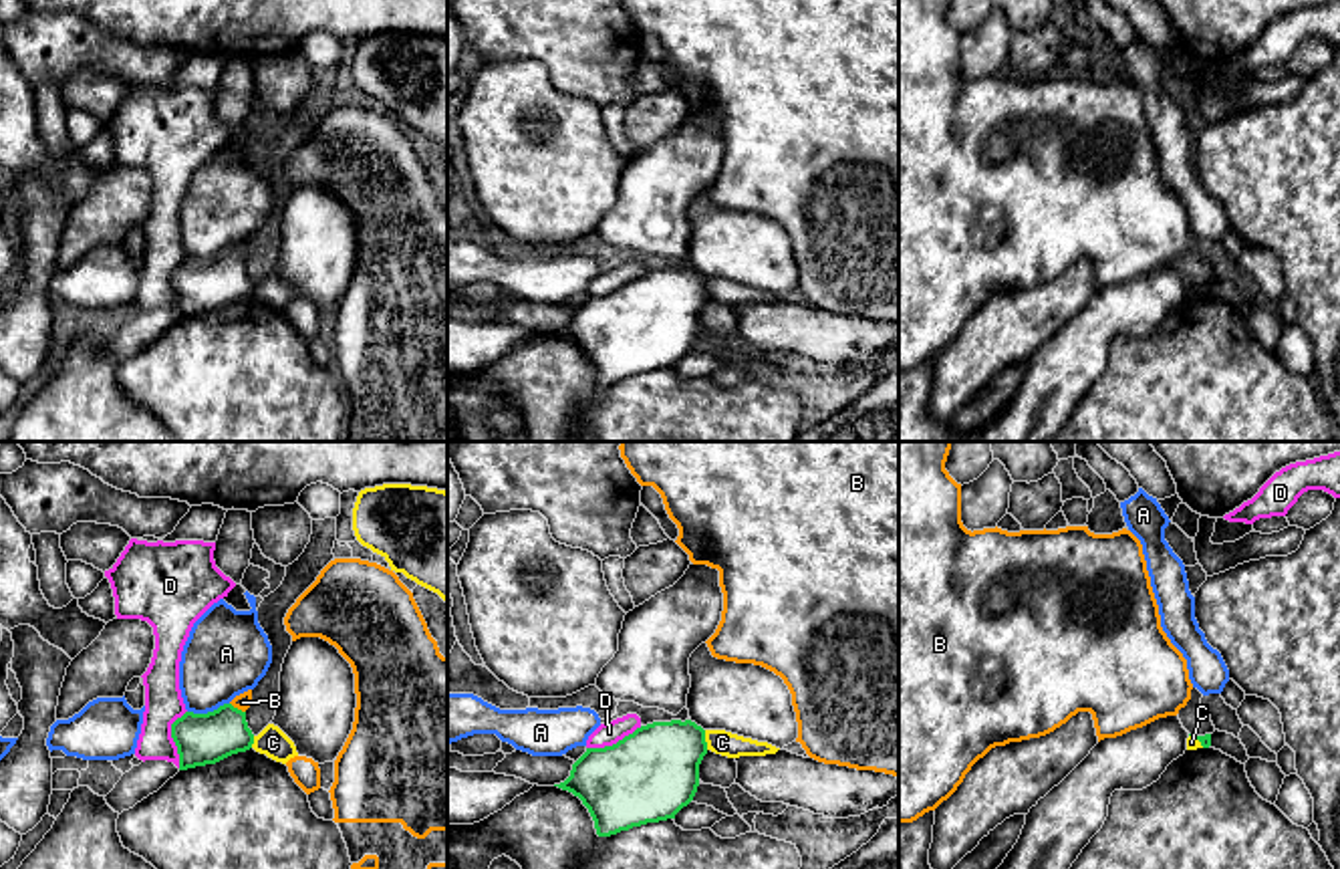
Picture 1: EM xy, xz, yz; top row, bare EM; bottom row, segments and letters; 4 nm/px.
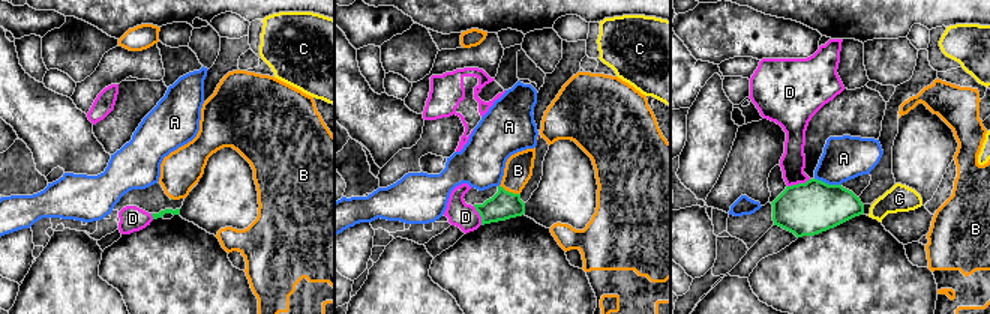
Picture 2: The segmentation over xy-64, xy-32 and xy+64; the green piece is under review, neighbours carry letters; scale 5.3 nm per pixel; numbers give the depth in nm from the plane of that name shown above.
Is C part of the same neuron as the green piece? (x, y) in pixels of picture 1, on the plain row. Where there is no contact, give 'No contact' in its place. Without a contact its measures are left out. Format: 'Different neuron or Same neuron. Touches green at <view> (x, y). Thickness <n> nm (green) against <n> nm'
Different neuron. Touches green at xz (704, 289). Thickness 360 nm (green) against 100 nm

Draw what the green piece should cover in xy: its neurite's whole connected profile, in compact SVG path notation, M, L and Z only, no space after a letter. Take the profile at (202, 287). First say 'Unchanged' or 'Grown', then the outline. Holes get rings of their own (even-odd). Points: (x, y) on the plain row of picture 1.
Grown. M252 238L208 262L185 260L171 272L171 286L179 302L179 319L216 313L232 302L246 300L254 282L246 270Z

